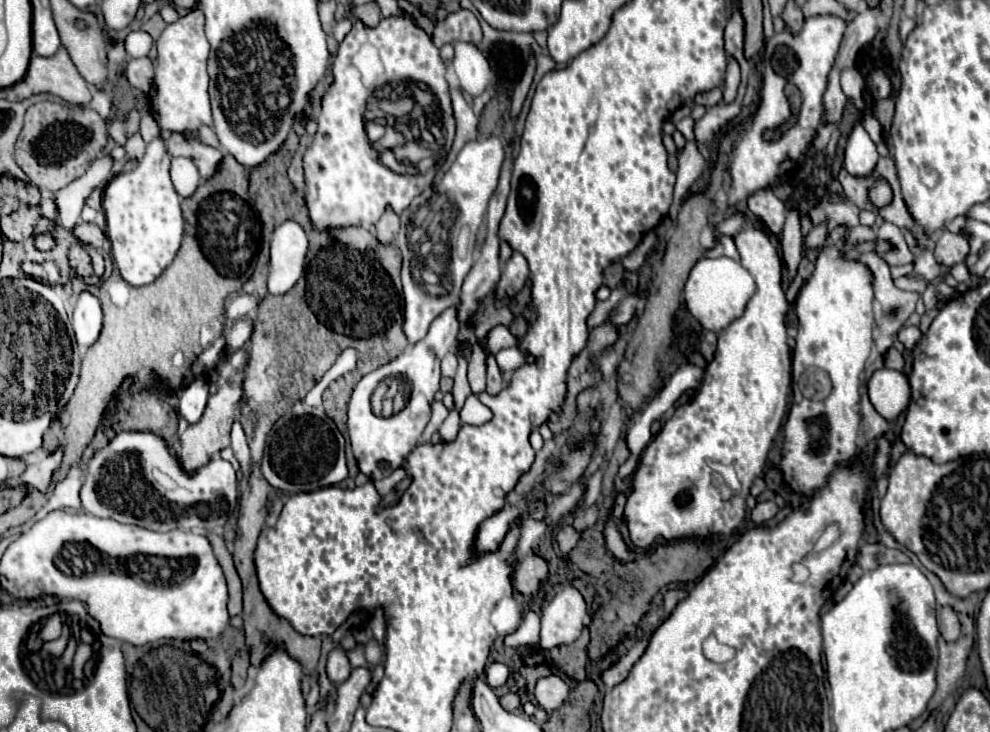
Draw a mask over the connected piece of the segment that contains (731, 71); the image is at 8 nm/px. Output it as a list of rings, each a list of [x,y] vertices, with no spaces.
[[[734,59],[728,61],[728,69],[726,69],[726,81],[724,81],[724,105],[730,105],[736,99],[736,91],[740,85],[740,69],[738,63]]]

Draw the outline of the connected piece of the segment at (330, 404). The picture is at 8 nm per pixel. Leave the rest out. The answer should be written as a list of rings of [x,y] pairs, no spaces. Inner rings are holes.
[[[358,371],[346,373],[344,377],[336,379],[326,391],[324,391],[324,409],[326,415],[338,425],[342,433],[346,433],[346,405],[352,393],[352,387],[358,383],[362,375]]]

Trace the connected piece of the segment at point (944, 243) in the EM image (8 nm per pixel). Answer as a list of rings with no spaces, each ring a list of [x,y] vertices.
[[[942,231],[938,235],[936,247],[934,247],[934,257],[940,265],[956,265],[962,263],[968,255],[968,241],[966,237],[950,231]]]

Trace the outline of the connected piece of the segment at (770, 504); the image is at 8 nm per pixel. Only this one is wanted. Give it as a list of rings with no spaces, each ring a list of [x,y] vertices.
[[[764,501],[764,503],[758,503],[752,509],[752,521],[754,523],[764,523],[764,521],[772,519],[776,513],[778,513],[778,505],[774,501]]]

